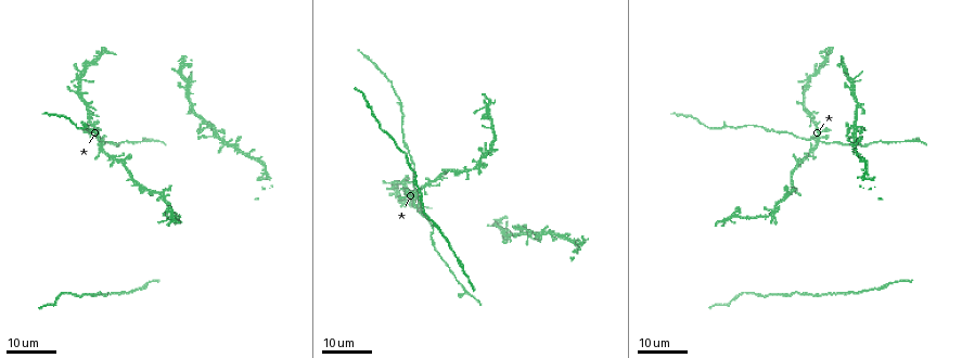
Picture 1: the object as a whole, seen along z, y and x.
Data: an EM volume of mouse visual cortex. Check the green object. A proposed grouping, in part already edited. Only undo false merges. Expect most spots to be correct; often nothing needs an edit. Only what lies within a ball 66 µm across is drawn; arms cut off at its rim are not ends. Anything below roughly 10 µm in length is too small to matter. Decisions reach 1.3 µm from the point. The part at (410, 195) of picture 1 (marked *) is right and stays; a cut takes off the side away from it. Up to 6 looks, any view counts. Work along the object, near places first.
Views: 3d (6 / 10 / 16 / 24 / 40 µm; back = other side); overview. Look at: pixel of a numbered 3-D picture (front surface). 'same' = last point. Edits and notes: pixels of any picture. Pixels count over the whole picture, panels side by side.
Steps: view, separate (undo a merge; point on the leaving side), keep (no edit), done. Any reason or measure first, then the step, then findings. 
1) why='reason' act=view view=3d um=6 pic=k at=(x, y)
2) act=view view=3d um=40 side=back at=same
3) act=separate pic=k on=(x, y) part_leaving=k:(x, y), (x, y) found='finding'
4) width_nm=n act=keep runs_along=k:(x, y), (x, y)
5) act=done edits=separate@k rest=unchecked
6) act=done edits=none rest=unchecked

why='four arms meet' act=view view=3d um=24 pic=1 at=(157, 190)

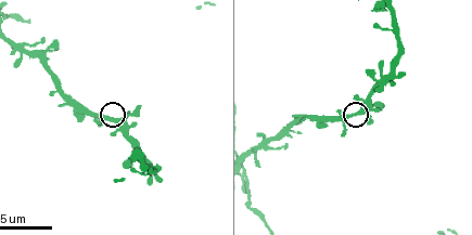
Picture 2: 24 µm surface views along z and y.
act=view view=3d um=10 pic=2 at=(108, 116)

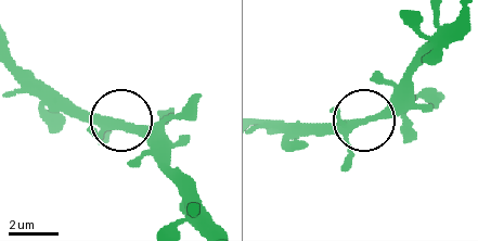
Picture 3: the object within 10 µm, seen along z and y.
arms=4 act=keep found='one neuron here'

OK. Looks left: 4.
why='looks like a crossing' act=view view=3d um=10 pic=2 at=(382, 80)

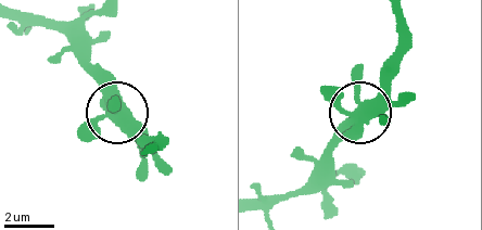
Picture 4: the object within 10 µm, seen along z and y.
act=keep found='one neuron here'

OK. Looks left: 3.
act=view view=3d um=24 pic=1 at=(797, 293)

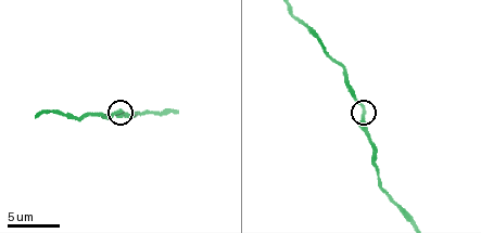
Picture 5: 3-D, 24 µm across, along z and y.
why='closer look' act=view view=3d um=10 pic=5 at=(363, 107)

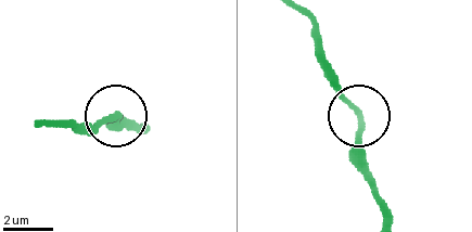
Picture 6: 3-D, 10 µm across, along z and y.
width_nm=220 act=keep found='continuous, no second neuron'

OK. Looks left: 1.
act=done edits=none rest=unchecked

